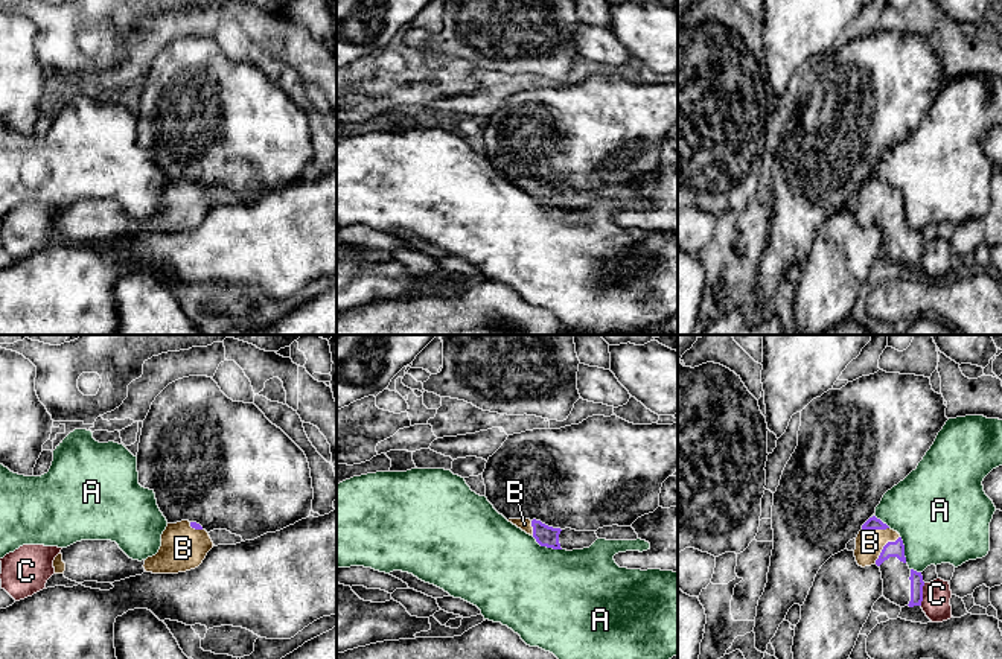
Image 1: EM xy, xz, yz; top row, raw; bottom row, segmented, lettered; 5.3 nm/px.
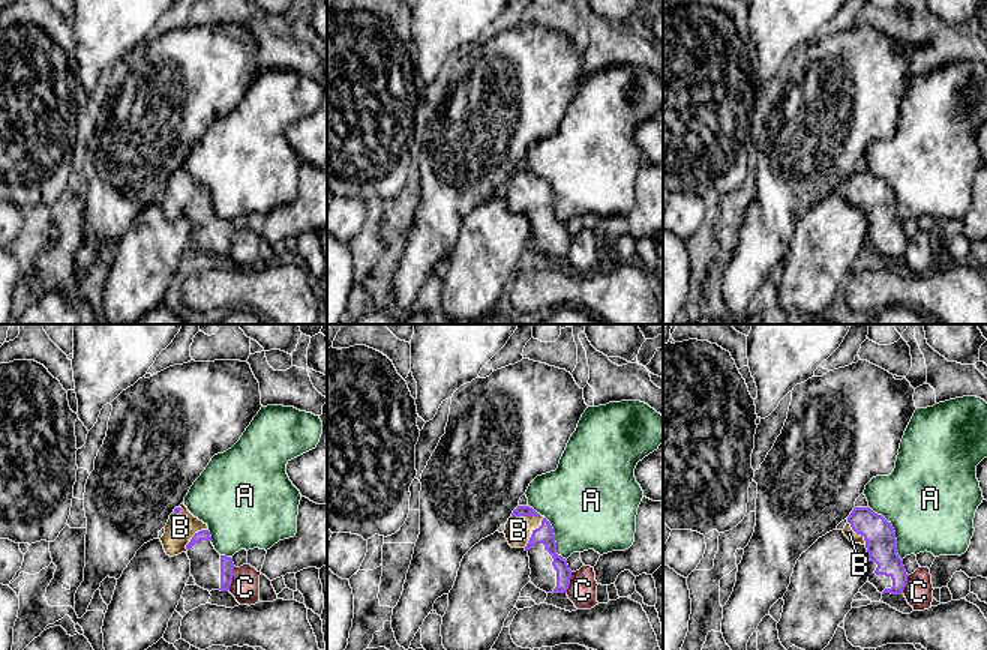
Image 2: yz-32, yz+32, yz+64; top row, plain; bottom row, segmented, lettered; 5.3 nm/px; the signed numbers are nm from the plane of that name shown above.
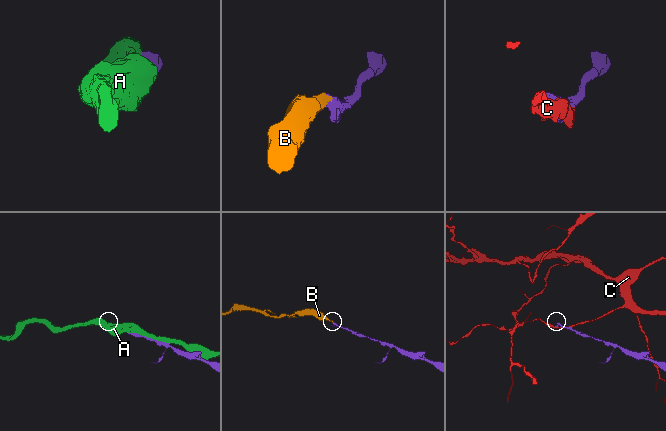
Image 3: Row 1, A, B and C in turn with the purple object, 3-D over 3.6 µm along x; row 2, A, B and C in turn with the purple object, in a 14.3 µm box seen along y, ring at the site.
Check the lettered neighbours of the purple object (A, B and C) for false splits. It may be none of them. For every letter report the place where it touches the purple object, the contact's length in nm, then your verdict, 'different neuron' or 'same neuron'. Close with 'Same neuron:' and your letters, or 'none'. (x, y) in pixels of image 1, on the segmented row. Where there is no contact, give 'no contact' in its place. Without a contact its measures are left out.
A: meets purple in xz at (547, 547); contact 180 nm long; different neuron
B: meets purple in yz at (883, 548); contact 200 nm long; same neuron
C: meets purple in yz at (922, 594); contact 120 nm long; different neuron
Same neuron: B

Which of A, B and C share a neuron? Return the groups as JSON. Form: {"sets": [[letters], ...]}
{"sets": [["A"], ["B"], ["C"]]}

